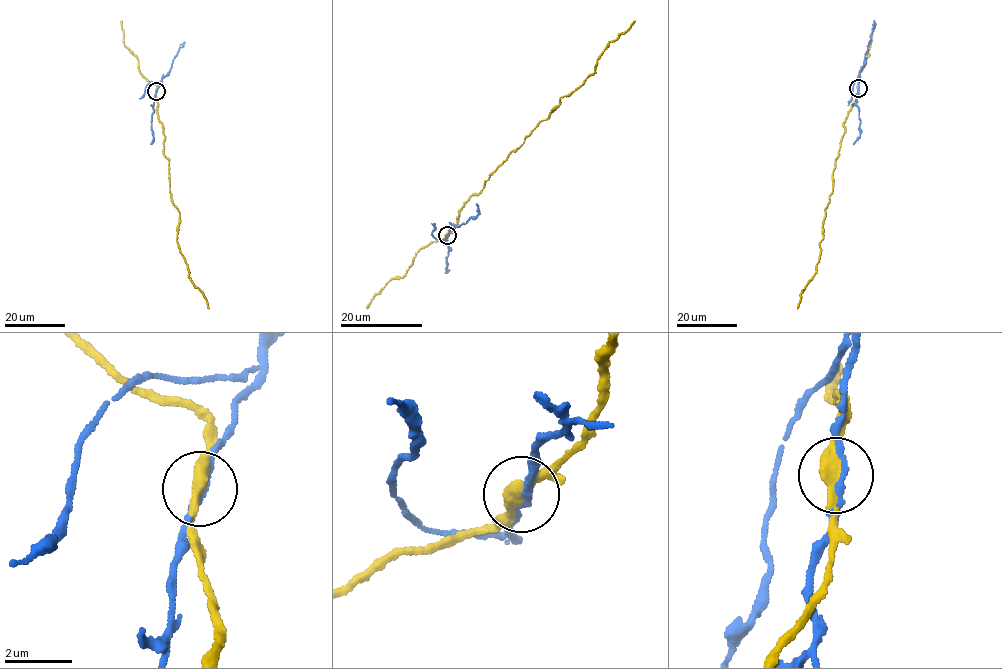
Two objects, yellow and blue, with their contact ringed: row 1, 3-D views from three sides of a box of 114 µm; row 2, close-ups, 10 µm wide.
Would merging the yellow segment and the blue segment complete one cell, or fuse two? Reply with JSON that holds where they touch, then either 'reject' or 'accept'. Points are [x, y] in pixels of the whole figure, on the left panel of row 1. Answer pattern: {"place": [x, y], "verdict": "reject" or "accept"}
{"place": [156, 91], "verdict": "reject"}

